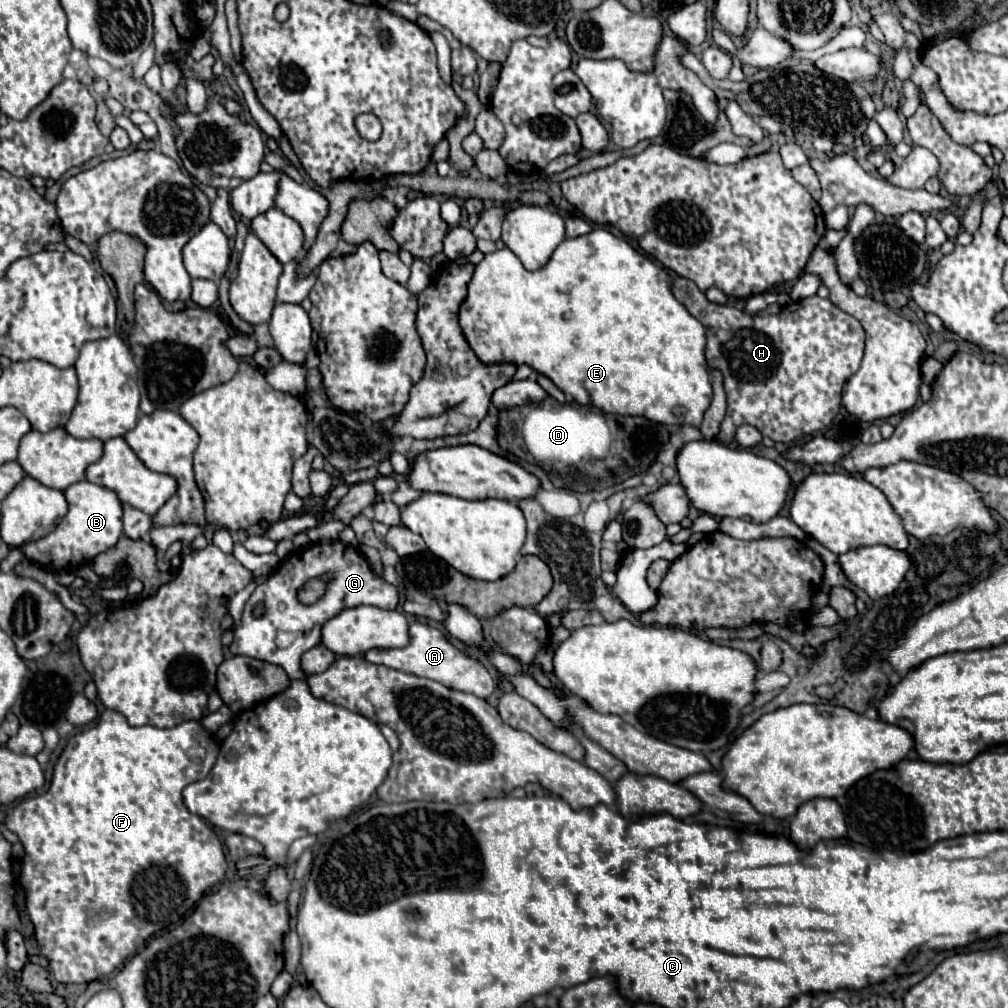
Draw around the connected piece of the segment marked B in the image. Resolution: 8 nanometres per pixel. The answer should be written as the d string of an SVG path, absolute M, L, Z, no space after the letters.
M79 481L65 489L65 497L69 503L69 513L59 521L57 529L51 531L47 537L21 547L27 559L43 567L53 567L53 571L63 571L67 567L77 569L93 561L99 553L113 547L123 533L123 509L115 491L95 485L91 481Z

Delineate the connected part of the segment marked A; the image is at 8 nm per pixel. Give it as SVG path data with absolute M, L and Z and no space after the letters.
M411 623L409 633L411 633L411 643L407 647L397 649L397 651L369 651L365 655L365 659L371 663L377 663L377 665L385 665L385 667L403 671L403 673L413 673L419 677L435 679L451 689L473 693L481 699L487 699L493 693L495 683L493 683L489 671L485 669L485 665L481 661L469 657L465 651L457 649L439 629L425 625L425 623Z

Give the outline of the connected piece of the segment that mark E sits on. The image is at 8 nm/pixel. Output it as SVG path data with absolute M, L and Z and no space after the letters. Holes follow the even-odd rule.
M593 229L591 233L579 237L579 239L565 239L553 253L553 257L549 259L549 263L537 271L527 271L521 261L517 259L517 255L513 251L509 251L507 247L495 253L485 255L485 259L477 265L473 279L469 283L469 293L467 299L463 301L461 313L459 313L459 321L463 327L463 333L471 345L471 349L477 353L477 357L483 363L515 363L515 365L531 365L537 373L549 377L563 393L571 395L577 403L581 405L593 405L599 407L605 413L619 413L619 415L641 415L647 417L655 423L663 423L663 425L681 425L681 423L689 423L693 427L699 427L703 421L703 413L707 411L707 407L711 405L711 381L709 381L709 367L707 367L707 359L705 359L705 327L685 309L685 305L681 305L673 293L671 293L671 275L667 273L667 269L663 269L661 265L657 265L651 257L639 253L637 249L633 249L625 239L615 237L611 231L607 229ZM675 407L685 407L685 415L677 415Z

